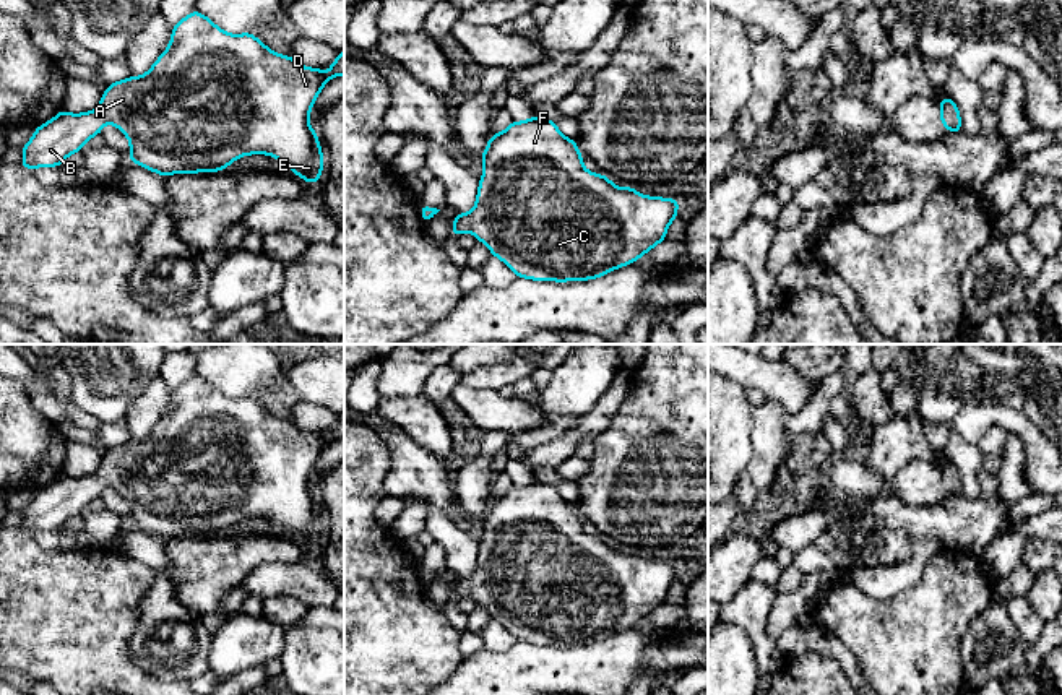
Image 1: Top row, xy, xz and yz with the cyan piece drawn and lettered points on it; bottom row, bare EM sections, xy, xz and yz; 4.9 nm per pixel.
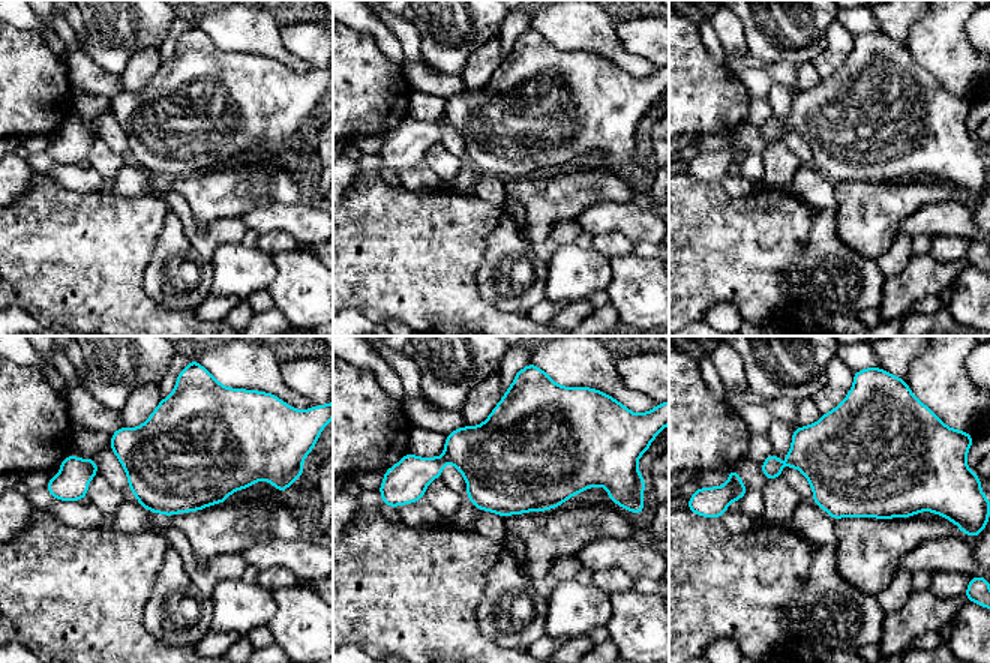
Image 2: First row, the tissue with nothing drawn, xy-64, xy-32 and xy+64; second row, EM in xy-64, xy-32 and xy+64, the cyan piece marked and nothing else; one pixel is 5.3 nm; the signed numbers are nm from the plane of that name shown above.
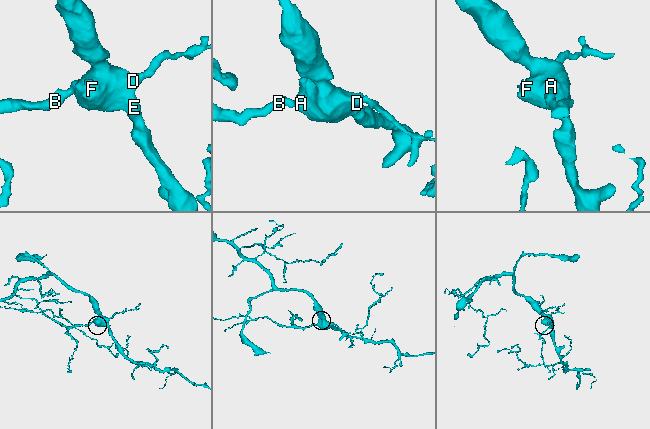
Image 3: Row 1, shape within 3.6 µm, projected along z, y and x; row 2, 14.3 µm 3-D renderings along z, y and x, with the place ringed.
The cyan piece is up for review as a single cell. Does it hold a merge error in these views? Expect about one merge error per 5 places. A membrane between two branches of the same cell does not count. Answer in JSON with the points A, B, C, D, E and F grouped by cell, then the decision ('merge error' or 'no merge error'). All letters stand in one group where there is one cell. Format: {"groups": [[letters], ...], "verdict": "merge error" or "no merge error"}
{"groups": [["A", "B", "C", "D", "E", "F"]], "verdict": "no merge error"}

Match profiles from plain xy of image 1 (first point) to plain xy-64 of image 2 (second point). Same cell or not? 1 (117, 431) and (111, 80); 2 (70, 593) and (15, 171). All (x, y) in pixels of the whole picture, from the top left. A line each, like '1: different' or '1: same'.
1: same
2: different

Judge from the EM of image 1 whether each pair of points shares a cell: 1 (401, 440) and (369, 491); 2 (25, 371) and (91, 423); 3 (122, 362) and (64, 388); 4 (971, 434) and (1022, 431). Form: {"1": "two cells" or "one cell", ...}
{"1": "two cells", "2": "one cell", "3": "two cells", "4": "one cell"}

